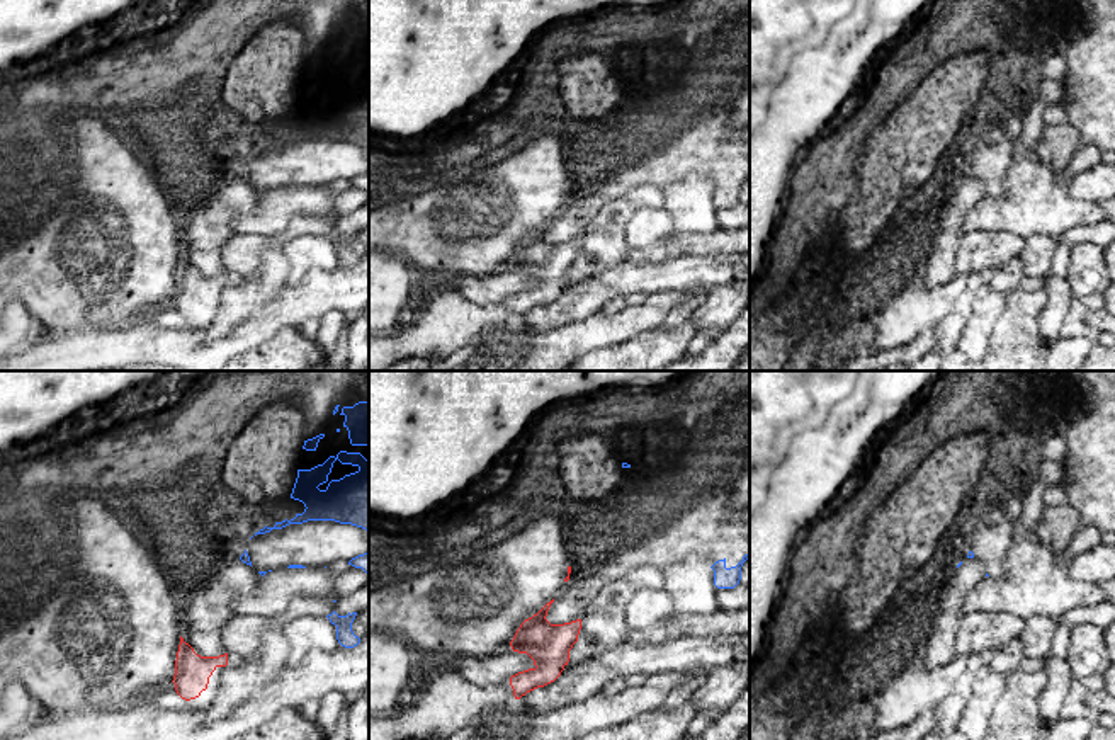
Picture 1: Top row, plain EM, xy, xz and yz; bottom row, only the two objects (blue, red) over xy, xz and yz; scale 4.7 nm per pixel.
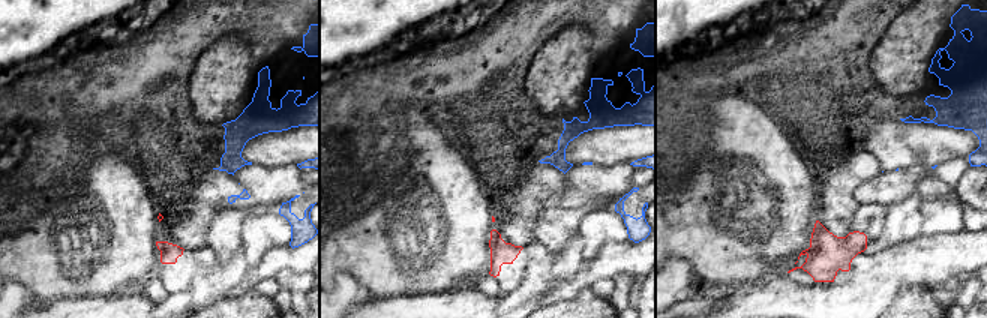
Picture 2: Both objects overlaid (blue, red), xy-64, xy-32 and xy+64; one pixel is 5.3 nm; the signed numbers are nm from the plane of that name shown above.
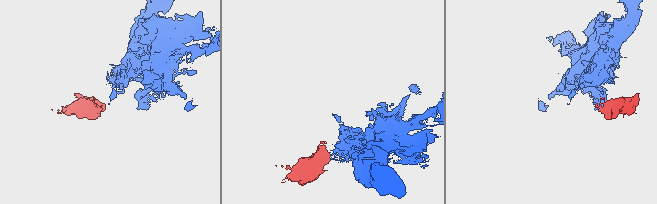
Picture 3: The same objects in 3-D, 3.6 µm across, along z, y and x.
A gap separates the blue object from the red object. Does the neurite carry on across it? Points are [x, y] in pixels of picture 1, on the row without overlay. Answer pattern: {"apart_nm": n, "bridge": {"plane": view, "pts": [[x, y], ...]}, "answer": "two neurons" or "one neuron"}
{"apart_nm": 400, "bridge": {"plane": "xy", "pts": [[262, 194], [226, 273]]}, "answer": "two neurons"}

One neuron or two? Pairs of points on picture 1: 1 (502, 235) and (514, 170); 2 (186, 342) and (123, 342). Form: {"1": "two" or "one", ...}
{"1": "one", "2": "one"}

